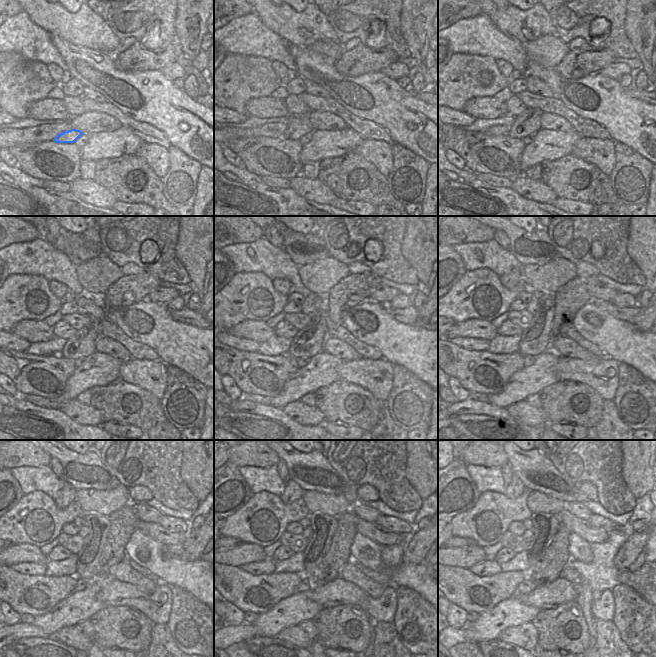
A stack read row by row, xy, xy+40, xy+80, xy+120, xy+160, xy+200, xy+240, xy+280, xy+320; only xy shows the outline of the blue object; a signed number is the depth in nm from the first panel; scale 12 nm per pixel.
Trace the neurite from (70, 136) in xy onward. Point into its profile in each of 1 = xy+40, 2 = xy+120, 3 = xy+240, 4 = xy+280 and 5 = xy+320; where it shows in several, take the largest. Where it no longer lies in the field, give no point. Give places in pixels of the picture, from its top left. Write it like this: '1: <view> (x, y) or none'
1: xy+40 (299, 125)
2: xy+120 (82, 344)
3: xy+240 (88, 568)
4: xy+280 (323, 526)
5: xy+320 (546, 525)

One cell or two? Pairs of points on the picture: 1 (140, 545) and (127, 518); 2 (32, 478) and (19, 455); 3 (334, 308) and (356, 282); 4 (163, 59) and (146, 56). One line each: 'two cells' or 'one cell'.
1: two cells
2: two cells
3: one cell
4: one cell

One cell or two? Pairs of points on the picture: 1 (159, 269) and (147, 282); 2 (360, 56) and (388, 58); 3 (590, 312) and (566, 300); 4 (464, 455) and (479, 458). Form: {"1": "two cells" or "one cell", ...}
{"1": "two cells", "2": "one cell", "3": "two cells", "4": "one cell"}

